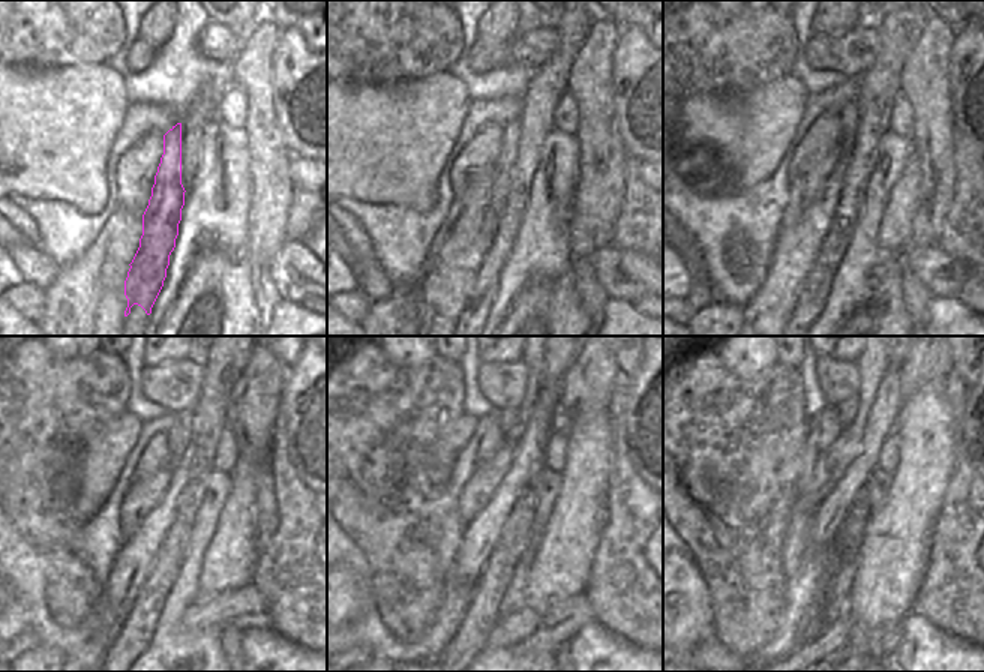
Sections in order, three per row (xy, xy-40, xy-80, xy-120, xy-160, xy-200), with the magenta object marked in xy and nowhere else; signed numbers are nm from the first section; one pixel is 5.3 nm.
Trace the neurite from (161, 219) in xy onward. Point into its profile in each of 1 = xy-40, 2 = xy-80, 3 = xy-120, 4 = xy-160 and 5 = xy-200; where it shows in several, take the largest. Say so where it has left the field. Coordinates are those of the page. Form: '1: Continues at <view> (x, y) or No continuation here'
1: Continues at xy-40 (507, 155)
2: Continues at xy-80 (849, 114)
3: Continues at xy-120 (177, 440)
4: Continues at xy-160 (512, 431)
5: Continues at xy-200 (846, 410).

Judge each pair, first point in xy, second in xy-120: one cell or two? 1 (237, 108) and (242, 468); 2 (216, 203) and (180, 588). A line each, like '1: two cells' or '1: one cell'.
1: two cells
2: one cell

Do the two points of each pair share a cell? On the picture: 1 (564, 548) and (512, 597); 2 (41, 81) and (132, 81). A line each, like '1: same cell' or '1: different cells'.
1: different cells
2: different cells

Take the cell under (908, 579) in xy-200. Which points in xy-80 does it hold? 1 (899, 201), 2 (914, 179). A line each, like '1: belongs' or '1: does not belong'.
1: belongs
2: belongs

